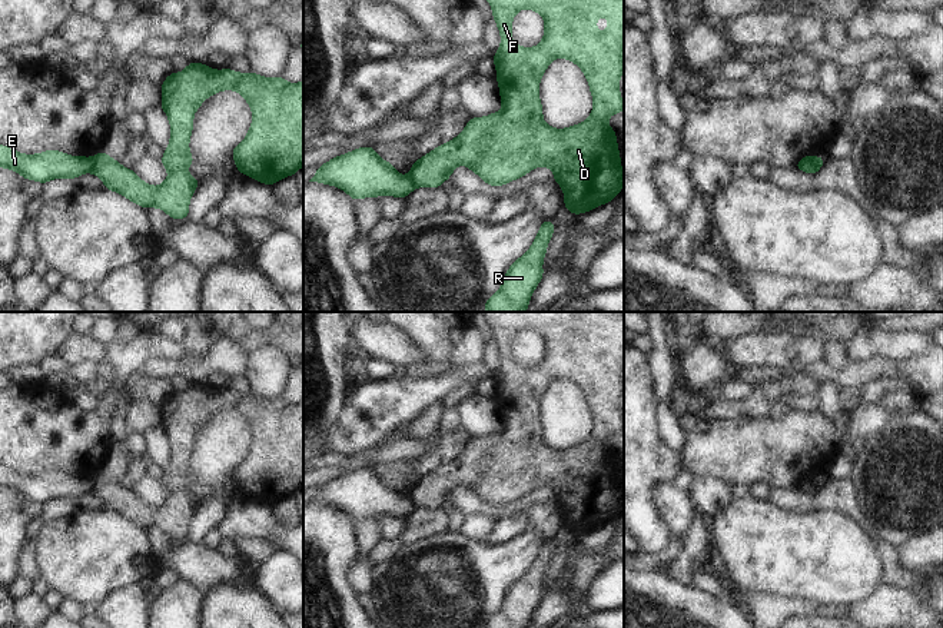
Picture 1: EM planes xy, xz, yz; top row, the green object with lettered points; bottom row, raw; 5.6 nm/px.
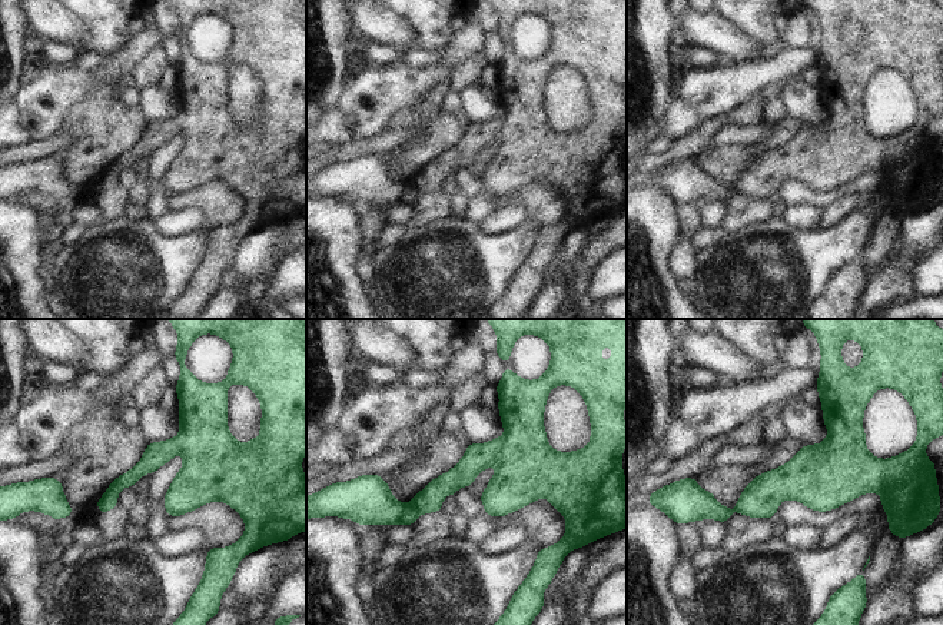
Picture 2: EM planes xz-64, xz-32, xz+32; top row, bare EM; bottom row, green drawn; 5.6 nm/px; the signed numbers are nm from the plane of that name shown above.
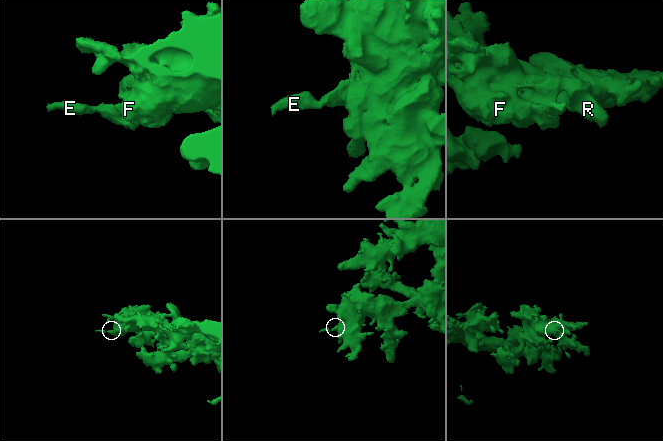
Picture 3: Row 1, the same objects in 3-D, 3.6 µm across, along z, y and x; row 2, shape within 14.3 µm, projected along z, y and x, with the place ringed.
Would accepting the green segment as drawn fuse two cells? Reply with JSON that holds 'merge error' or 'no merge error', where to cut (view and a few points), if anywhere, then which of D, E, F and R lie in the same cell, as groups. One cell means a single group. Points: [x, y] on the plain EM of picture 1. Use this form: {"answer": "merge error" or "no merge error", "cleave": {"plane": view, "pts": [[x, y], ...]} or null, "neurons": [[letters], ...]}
{"answer": "merge error", "cleave": {"plane": "xy", "pts": [[93, 478], [93, 487], [89, 491]]}, "neurons": [["D", "F", "R"], ["E"]]}

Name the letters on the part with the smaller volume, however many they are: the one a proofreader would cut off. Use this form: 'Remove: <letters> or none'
Remove: E.

